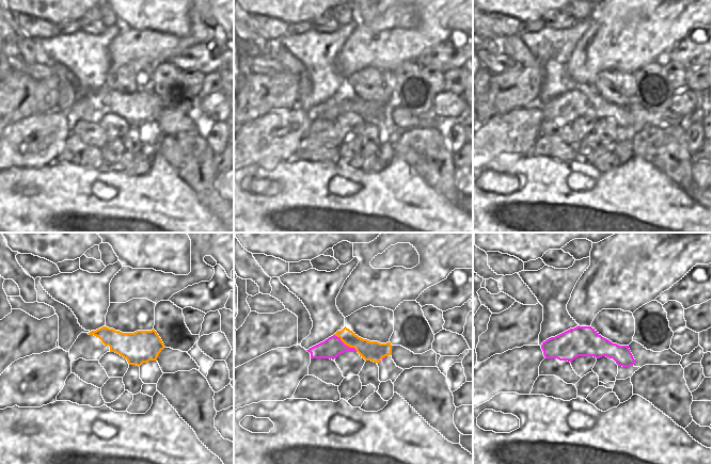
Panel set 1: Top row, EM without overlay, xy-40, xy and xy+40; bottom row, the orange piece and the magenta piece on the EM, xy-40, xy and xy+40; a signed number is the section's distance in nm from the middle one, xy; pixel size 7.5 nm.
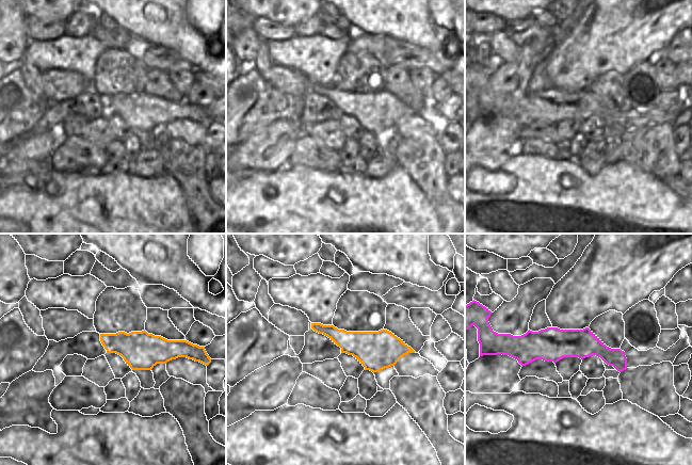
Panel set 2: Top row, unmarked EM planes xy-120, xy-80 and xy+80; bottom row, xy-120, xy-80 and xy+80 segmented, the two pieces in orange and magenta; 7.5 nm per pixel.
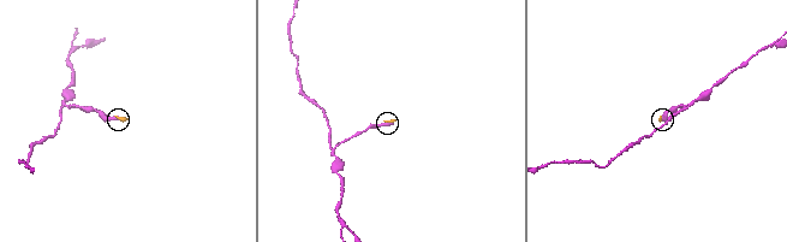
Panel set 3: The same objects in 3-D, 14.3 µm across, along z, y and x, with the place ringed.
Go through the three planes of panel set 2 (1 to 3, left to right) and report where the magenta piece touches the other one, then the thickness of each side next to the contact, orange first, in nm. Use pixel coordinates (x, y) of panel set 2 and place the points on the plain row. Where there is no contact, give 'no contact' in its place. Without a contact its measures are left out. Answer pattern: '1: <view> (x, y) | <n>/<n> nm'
1: no contact
2: no contact
3: no contact

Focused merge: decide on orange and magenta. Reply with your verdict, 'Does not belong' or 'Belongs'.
Does not belong.

